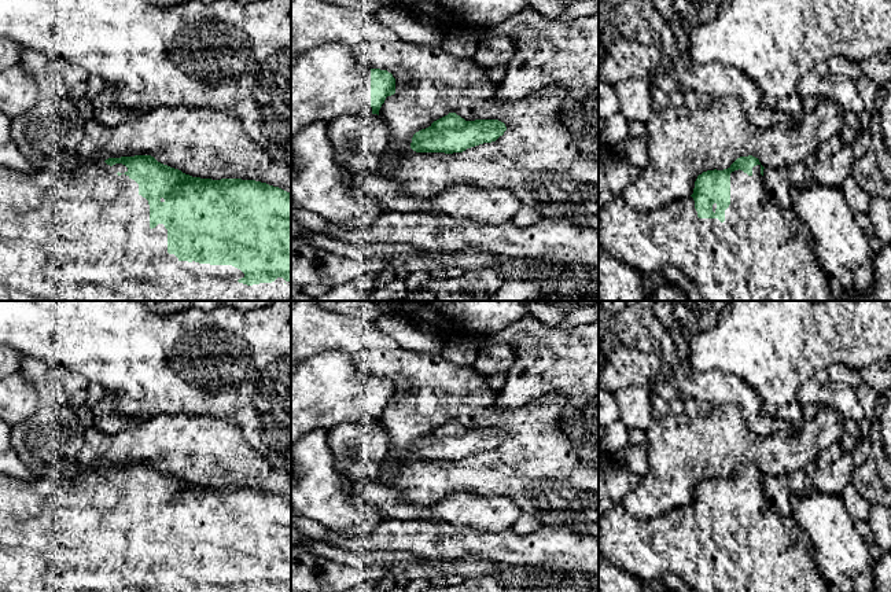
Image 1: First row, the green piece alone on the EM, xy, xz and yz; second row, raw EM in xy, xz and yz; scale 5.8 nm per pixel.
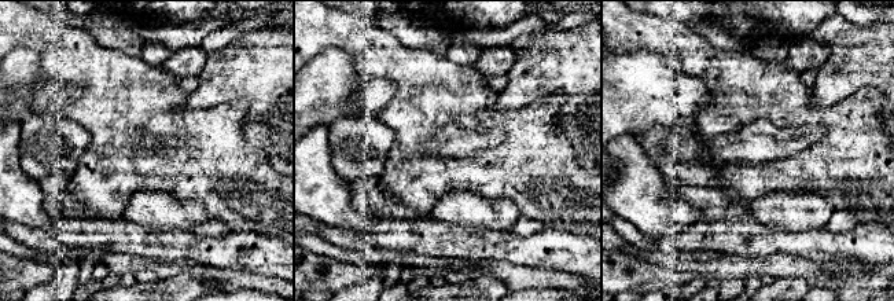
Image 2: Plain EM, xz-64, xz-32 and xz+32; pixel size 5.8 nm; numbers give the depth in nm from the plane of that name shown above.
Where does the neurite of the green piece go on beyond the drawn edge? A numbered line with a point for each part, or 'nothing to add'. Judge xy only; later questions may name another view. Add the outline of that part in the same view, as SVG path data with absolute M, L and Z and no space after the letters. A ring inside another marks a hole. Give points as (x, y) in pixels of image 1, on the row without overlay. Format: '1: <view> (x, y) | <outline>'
1: xy (87, 533) | M104 468L81 470L70 478L37 477L30 481L0 474L0 592L243 592L238 588L244 581L232 573L180 569L169 562L167 537L163 532L150 536L148 508L139 501L139 492L126 479L125 473L110 474Z

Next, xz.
1: xz (327, 389) | M324 350L291 368L291 448L308 433L331 431L343 422L372 422L371 375L358 369L357 361L339 350Z

